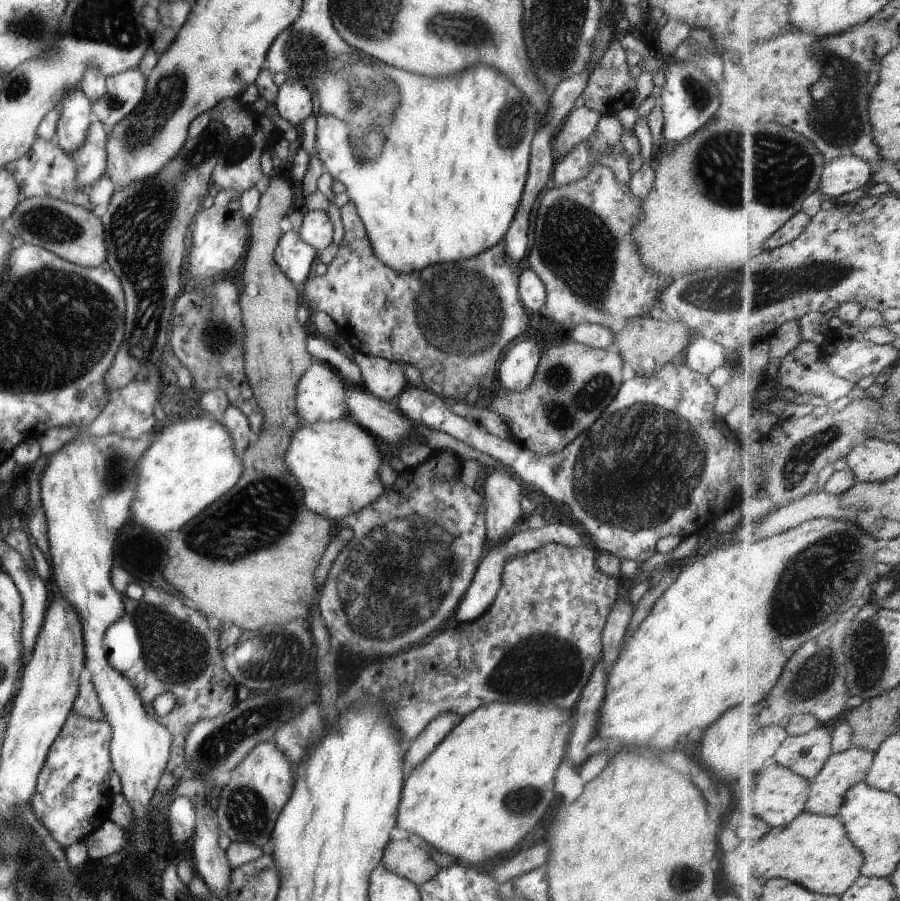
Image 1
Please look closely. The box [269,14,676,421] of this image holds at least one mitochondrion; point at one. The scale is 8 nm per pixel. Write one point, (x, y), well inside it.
(356, 90)

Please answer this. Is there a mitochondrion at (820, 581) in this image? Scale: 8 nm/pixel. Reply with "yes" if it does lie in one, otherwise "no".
yes

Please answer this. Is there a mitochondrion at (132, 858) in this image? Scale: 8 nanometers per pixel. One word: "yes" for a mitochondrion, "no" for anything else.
no

